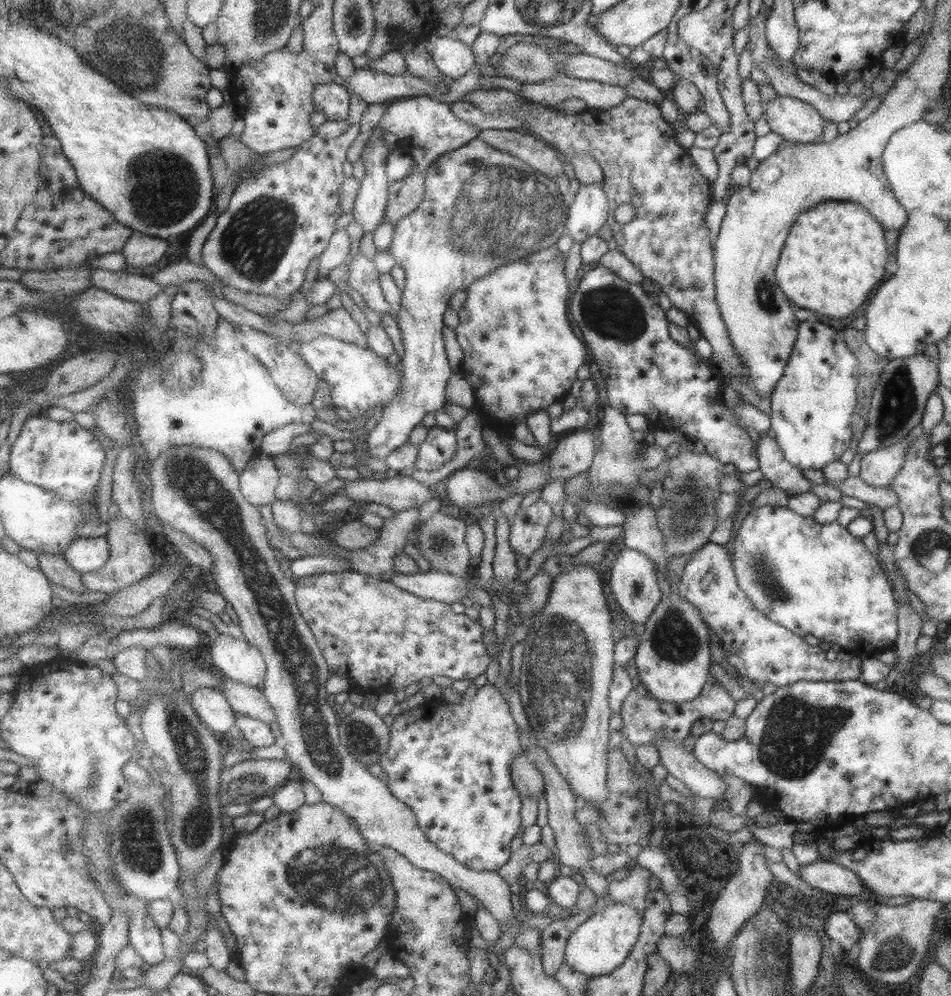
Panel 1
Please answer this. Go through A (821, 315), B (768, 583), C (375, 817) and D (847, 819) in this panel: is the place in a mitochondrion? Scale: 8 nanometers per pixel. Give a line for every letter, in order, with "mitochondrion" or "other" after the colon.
A: other
B: mitochondrion
C: other
D: other

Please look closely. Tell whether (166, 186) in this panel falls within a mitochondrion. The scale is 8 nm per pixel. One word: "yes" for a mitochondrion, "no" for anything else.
yes

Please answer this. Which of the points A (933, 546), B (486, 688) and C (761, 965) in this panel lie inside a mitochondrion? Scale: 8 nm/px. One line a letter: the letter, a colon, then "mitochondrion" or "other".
A: mitochondrion
B: other
C: mitochondrion

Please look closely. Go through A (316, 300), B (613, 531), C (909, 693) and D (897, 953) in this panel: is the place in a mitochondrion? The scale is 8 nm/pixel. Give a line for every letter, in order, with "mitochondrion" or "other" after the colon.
A: other
B: other
C: other
D: mitochondrion

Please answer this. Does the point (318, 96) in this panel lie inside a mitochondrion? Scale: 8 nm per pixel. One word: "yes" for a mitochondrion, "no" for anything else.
no

